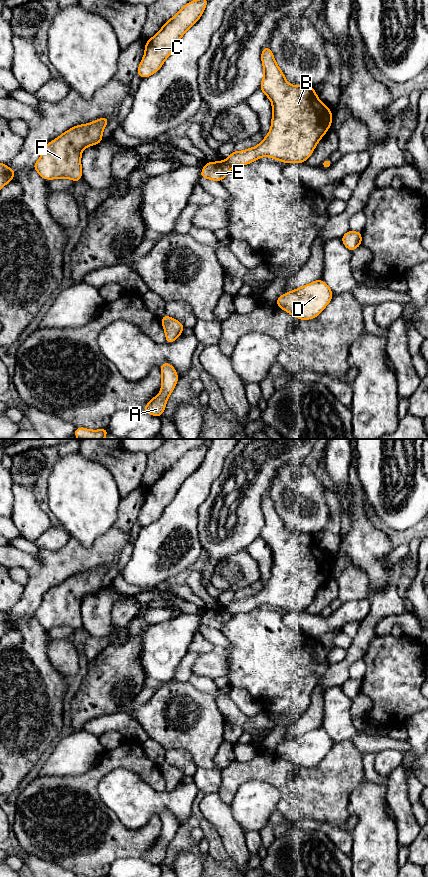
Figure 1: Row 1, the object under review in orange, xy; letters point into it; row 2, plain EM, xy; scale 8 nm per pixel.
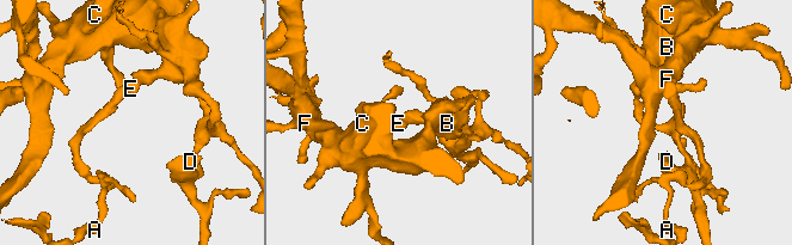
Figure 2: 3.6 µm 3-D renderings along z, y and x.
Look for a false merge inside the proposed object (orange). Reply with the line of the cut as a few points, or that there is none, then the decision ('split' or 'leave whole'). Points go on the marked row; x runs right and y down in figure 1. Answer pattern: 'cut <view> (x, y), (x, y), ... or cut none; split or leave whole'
cut xy (224, 161), (232, 166); split

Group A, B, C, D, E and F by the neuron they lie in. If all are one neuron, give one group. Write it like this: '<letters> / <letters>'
A E / B C D F

